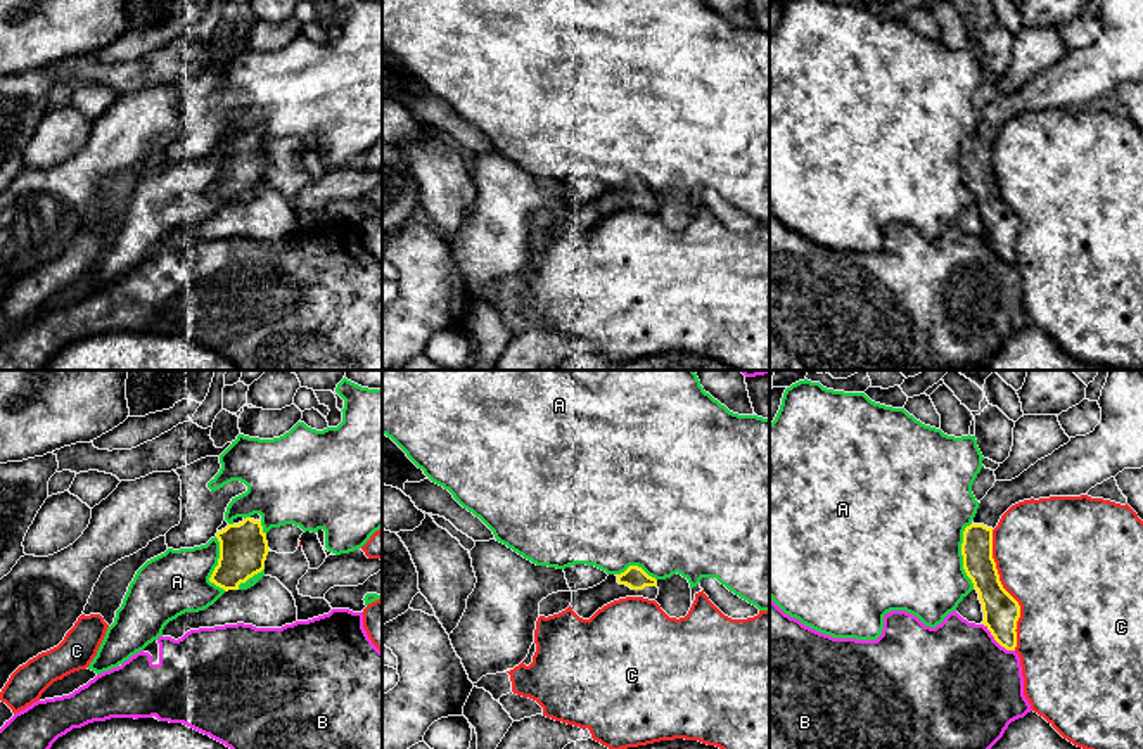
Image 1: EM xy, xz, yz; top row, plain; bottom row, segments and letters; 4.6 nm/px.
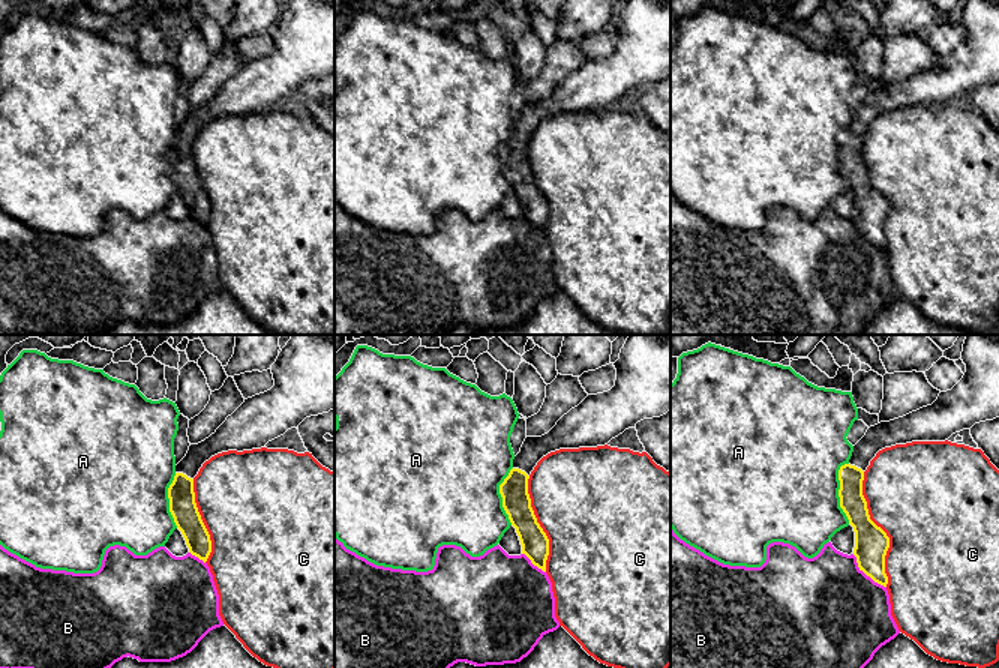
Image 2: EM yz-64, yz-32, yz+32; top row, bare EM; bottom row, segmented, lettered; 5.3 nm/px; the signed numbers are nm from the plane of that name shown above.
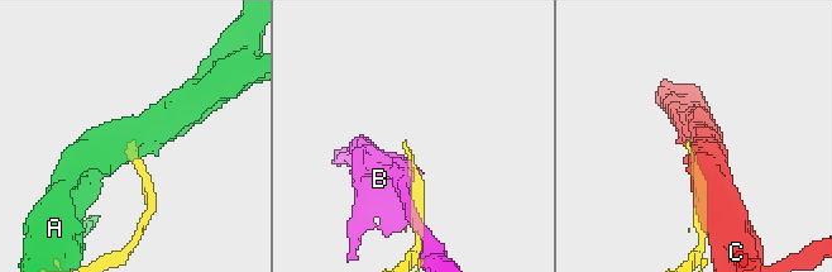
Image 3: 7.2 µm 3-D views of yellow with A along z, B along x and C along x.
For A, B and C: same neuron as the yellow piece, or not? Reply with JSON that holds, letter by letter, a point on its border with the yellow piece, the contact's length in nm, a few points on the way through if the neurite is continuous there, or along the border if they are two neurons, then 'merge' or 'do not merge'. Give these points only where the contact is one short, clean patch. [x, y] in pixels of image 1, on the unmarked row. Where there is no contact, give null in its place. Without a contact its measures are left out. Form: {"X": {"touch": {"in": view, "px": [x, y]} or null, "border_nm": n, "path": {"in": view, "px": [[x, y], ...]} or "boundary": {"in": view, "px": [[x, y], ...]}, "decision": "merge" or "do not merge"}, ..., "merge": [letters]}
{"A": {"touch": {"in": "yz", "px": [962, 166]}, "border_nm": 320, "boundary": {"in": "yz", "px": [[970, 135], [964, 144], [962, 180], [974, 201]]}, "decision": "do not merge"}, "B": {"touch": {"in": "yz", "px": [996, 253]}, "border_nm": 200, "decision": "do not merge"}, "C": {"touch": {"in": "yz", "px": [1005, 203]}, "border_nm": 550, "decision": "do not merge"}, "merge": []}

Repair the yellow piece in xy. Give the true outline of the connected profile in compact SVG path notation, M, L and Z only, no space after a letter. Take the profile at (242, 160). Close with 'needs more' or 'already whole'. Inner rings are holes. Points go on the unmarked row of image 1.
M261 128L237 130L232 137L223 133L218 140L220 171L209 194L216 199L239 202L254 187L265 182L265 173L270 164L266 145L261 138Z; needs more

